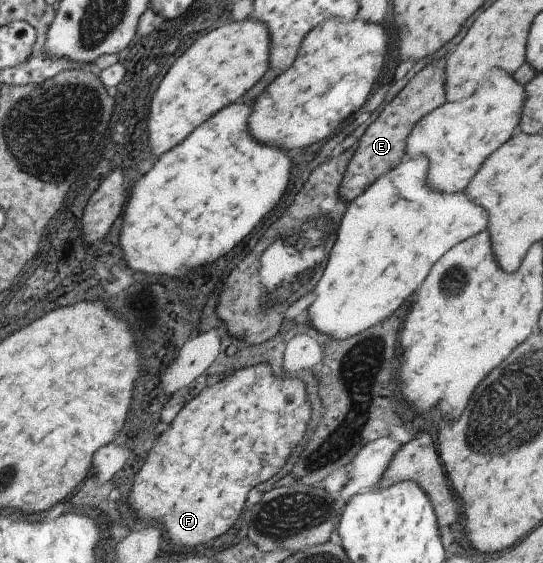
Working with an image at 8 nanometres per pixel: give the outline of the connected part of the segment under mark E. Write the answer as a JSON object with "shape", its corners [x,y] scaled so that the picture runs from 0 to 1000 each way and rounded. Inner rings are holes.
{"shape":[[[816,105],[797,108],[794,115],[768,126],[750,144],[742,158],[698,197],[691,215],[672,229],[672,236],[665,240],[650,263],[654,272],[650,272],[645,290],[637,293],[635,307],[628,325],[624,325],[624,350],[632,357],[641,361],[665,346],[687,321],[692,321],[705,307],[713,307],[716,300],[724,300],[746,282],[746,258],[750,258],[753,233],[764,226],[775,208],[823,183],[816,140],[820,140]]]}

